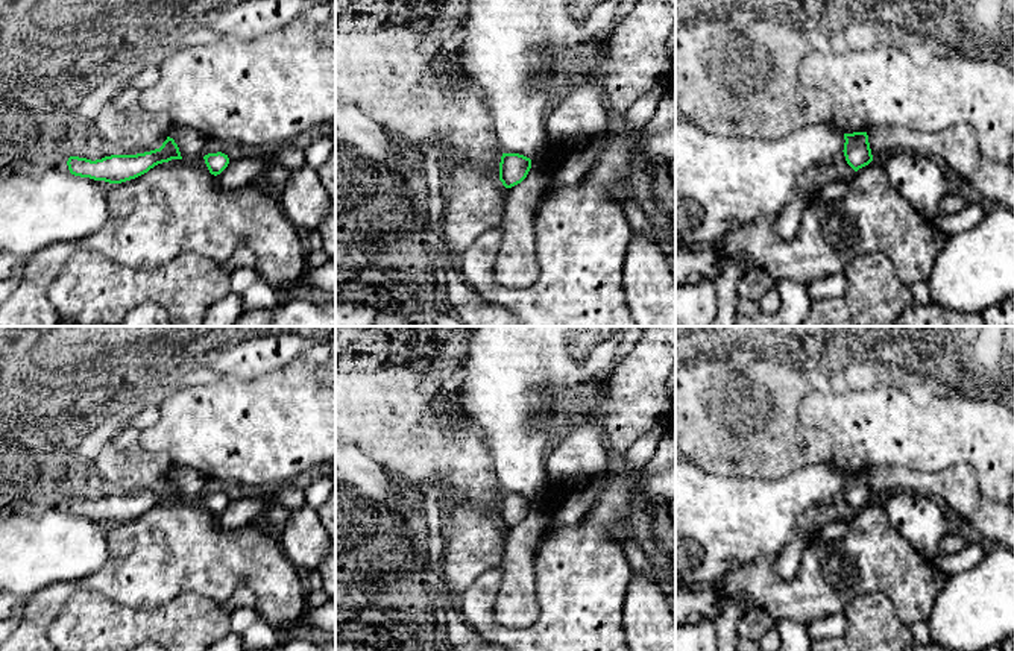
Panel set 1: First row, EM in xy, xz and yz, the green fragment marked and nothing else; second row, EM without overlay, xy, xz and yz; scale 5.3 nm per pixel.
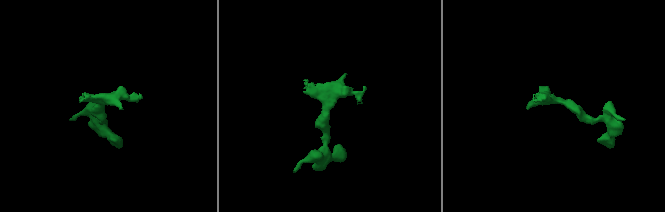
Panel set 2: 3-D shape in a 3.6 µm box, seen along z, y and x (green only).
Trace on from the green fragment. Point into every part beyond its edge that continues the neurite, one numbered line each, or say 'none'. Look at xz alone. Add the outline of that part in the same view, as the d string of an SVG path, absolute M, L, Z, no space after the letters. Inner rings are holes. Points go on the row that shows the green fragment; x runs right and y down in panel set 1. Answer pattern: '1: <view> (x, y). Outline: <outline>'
none

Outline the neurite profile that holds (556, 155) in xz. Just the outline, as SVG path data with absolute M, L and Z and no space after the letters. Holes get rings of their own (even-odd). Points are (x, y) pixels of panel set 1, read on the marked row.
M550 143L542 158L537 161L548 170L548 173L554 173L568 161L569 156L578 152L581 150L577 150L568 143Z

